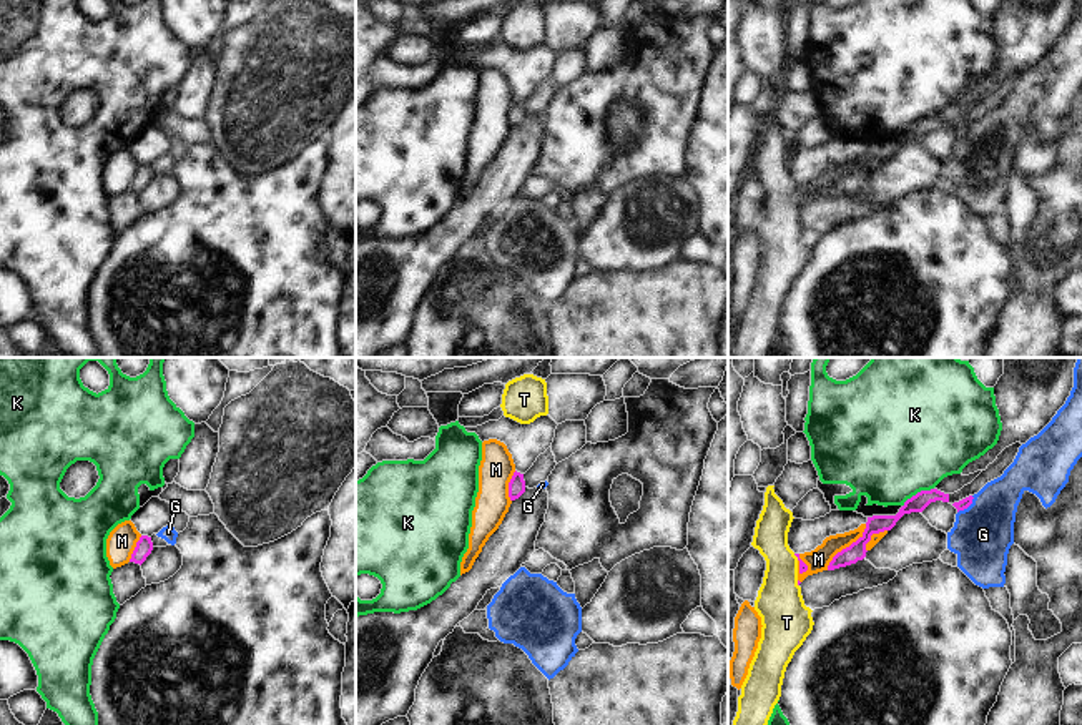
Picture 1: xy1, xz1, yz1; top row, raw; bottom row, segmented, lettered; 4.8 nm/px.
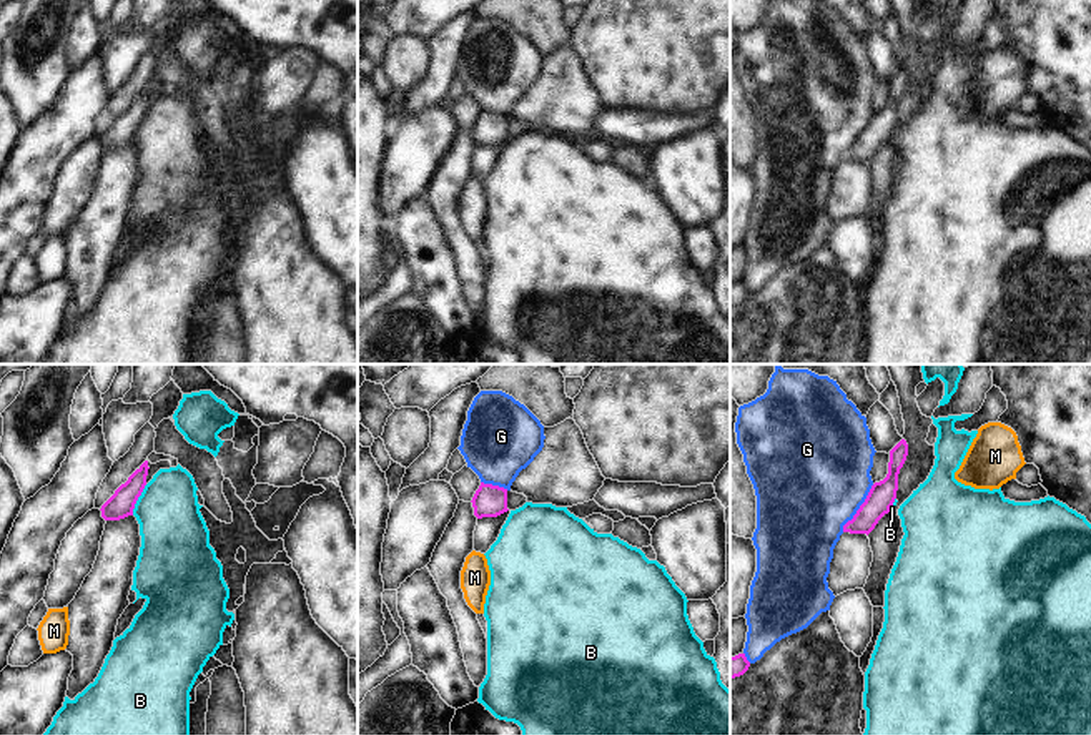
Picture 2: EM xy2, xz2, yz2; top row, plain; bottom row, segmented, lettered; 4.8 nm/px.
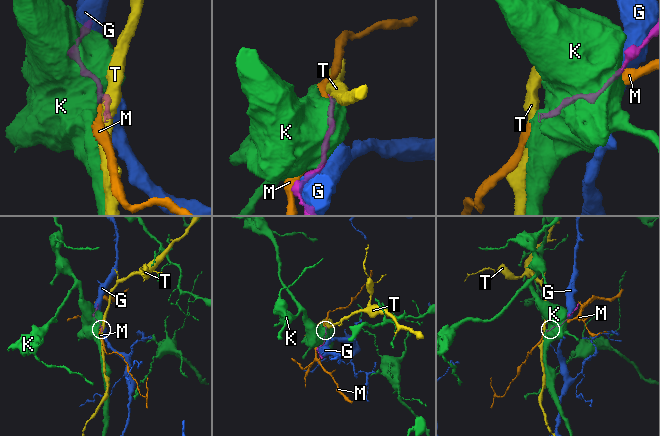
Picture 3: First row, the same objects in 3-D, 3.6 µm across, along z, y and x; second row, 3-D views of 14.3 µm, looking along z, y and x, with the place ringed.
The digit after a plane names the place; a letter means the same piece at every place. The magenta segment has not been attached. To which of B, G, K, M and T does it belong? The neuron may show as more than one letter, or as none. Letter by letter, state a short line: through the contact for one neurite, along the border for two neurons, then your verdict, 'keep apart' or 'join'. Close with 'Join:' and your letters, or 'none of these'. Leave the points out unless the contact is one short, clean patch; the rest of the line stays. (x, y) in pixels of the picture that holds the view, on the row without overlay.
B: xy2 (147, 112), (132, 142) | keep apart
G: keep apart
K: yz1 (933, 115), (918, 118), (903, 133) | keep apart
M: keep apart
T: yz1 (803, 195), (796, 183), (781, 198), (780, 231) | join
Join: T

